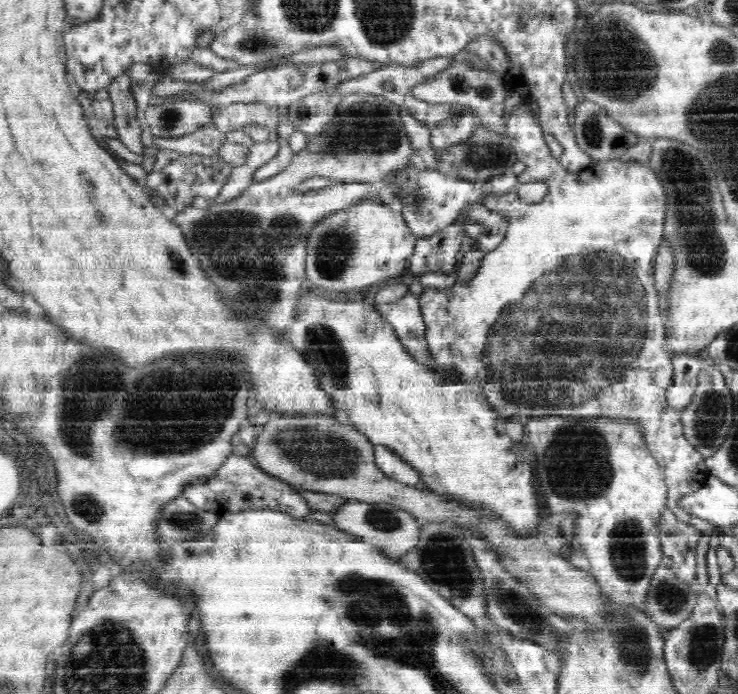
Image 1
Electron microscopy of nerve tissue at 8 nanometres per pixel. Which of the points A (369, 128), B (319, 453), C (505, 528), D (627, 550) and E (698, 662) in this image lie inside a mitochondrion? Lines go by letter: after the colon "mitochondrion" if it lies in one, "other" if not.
A: mitochondrion
B: mitochondrion
C: other
D: mitochondrion
E: mitochondrion

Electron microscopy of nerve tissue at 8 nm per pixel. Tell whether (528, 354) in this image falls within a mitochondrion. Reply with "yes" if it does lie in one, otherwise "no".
yes

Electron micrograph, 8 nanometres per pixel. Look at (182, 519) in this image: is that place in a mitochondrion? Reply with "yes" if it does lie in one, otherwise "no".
yes

